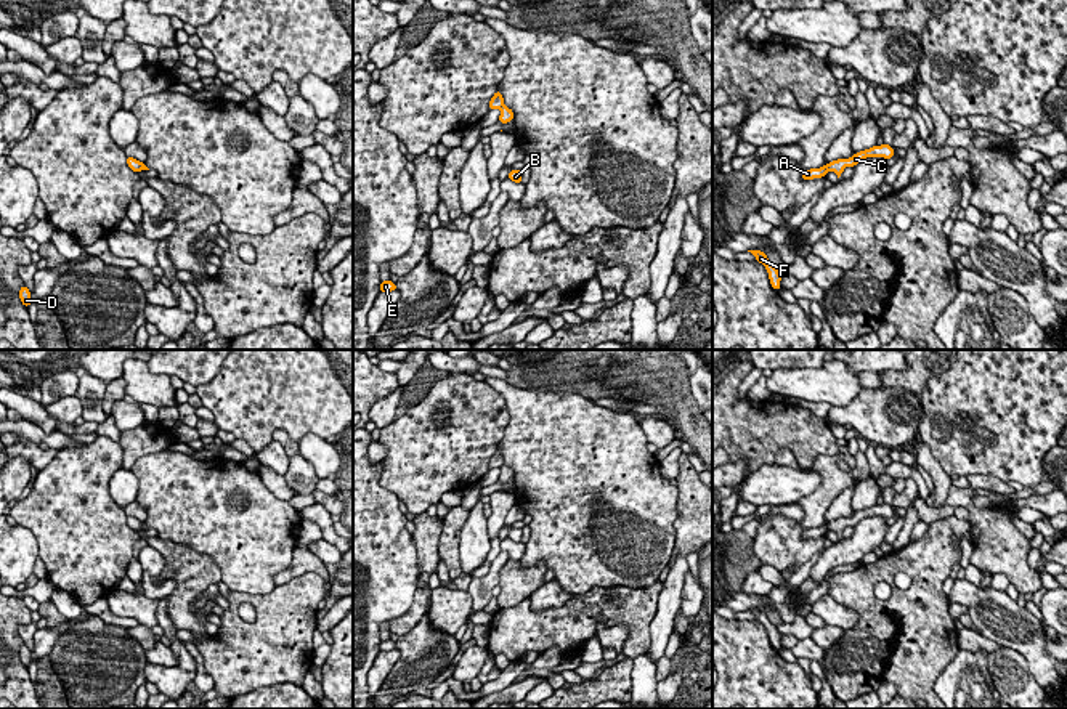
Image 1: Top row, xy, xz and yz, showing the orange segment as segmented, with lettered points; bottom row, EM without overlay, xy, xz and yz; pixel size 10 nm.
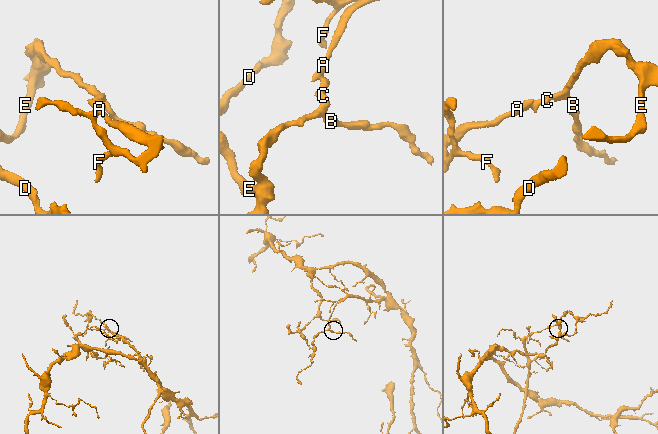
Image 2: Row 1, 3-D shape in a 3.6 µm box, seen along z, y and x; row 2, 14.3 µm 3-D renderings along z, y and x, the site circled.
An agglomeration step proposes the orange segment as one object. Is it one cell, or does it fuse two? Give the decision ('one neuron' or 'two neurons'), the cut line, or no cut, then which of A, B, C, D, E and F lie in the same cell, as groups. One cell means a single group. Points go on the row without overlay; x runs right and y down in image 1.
two neurons | yz (827, 523), (828, 528) | A F / B C D E

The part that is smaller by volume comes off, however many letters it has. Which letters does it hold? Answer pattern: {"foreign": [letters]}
{"foreign": ["A", "F"]}

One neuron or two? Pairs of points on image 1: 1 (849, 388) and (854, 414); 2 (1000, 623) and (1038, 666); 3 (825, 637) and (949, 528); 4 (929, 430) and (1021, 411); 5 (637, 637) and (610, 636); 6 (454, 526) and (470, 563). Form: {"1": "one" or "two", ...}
{"1": "two", "2": "one", "3": "two", "4": "one", "5": "two", "6": "two"}

